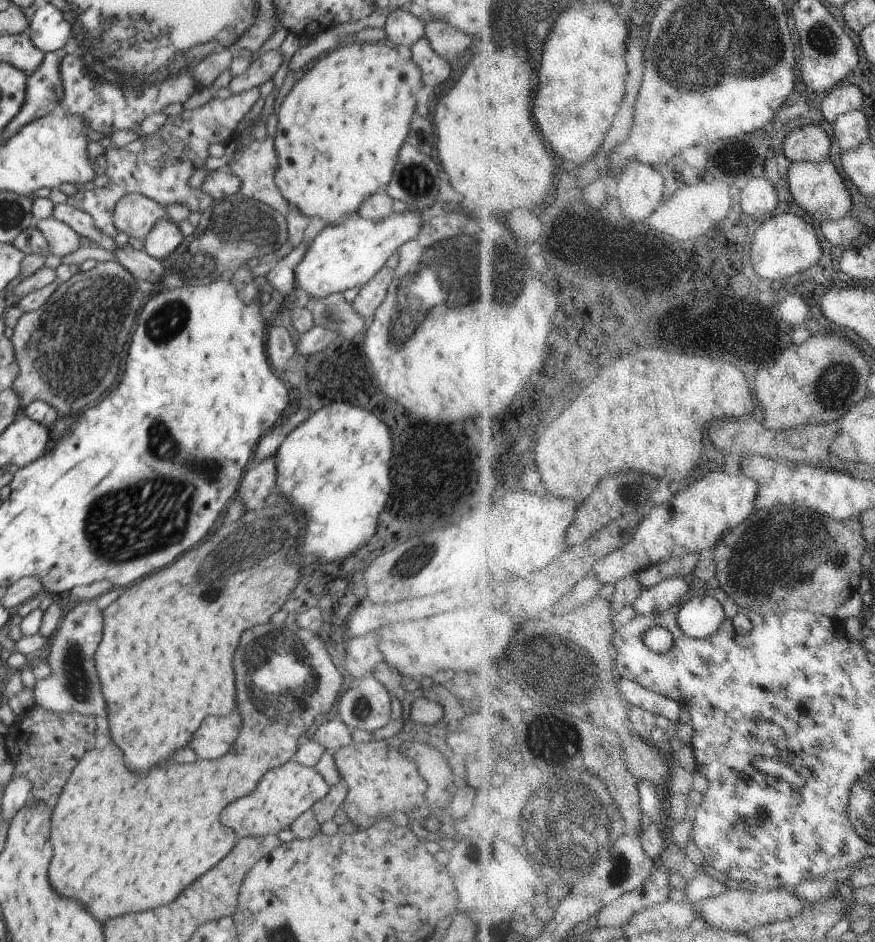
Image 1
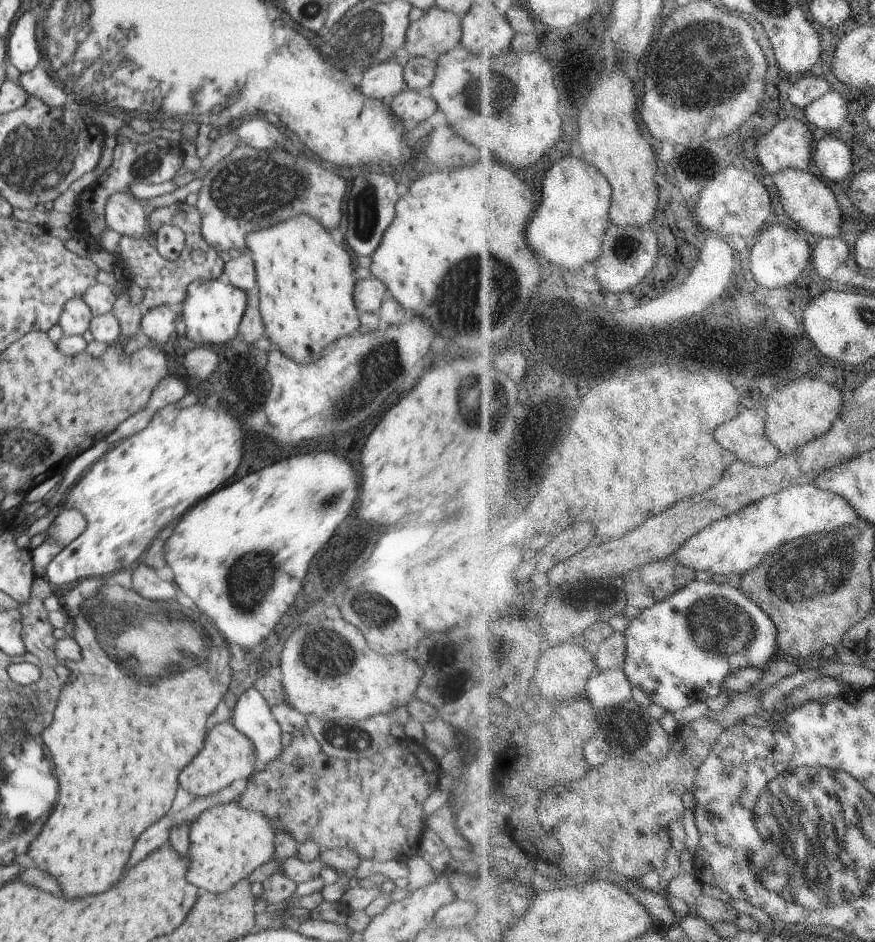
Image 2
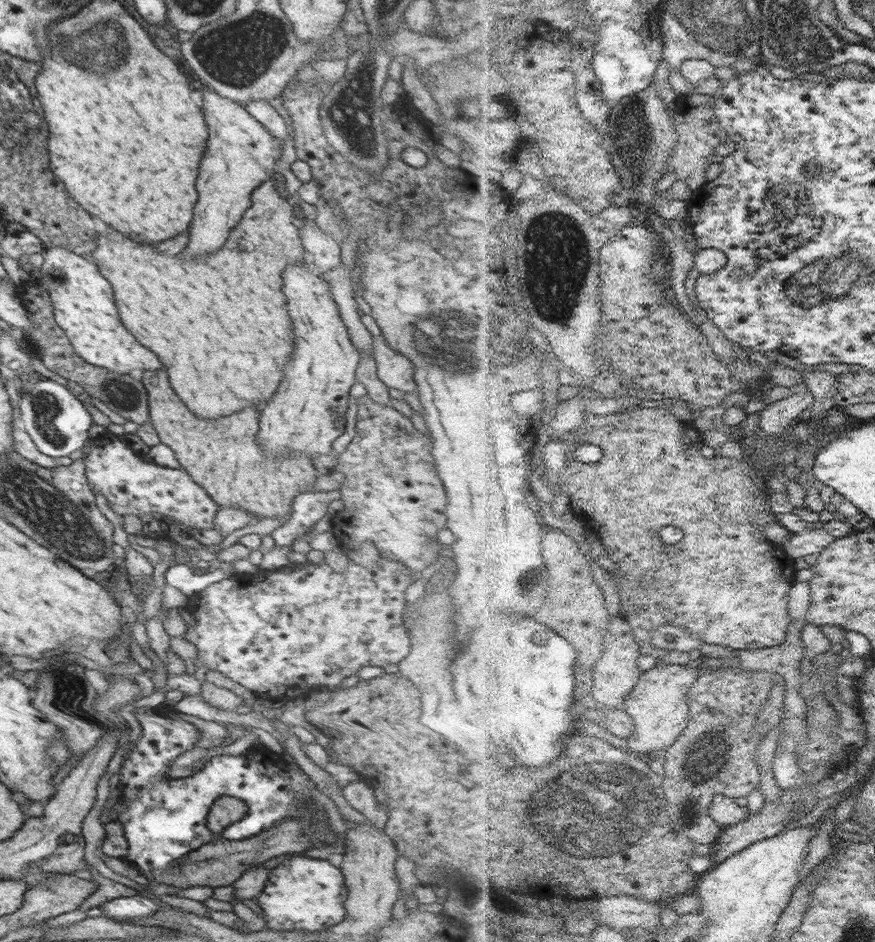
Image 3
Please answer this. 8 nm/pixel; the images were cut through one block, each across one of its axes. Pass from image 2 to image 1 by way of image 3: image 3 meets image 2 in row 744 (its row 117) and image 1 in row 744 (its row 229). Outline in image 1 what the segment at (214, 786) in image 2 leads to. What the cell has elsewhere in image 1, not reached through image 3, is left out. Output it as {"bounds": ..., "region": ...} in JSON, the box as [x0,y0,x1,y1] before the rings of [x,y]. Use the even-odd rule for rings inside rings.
{"bounds":[190,712,242,760],"region":[[[232,712],[230,716],[224,718],[206,718],[198,732],[194,734],[190,748],[198,754],[198,758],[214,760],[224,756],[230,746],[236,742],[238,734],[242,730],[242,718],[240,712]]]}

